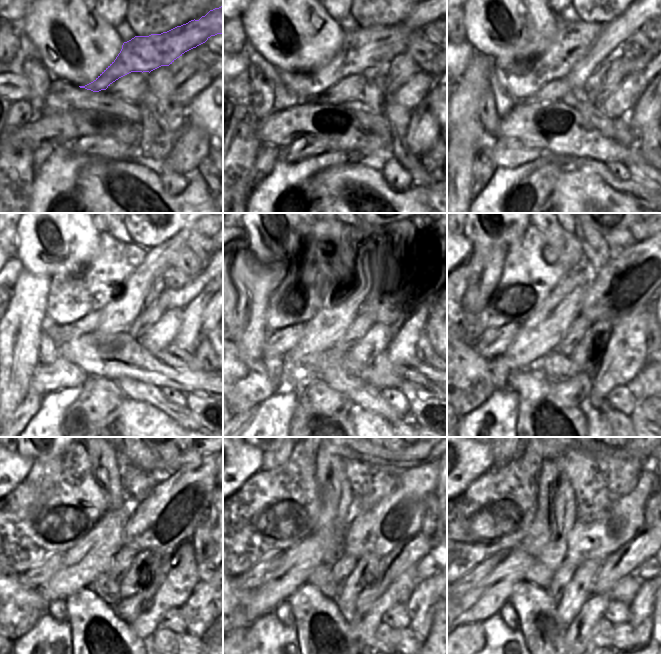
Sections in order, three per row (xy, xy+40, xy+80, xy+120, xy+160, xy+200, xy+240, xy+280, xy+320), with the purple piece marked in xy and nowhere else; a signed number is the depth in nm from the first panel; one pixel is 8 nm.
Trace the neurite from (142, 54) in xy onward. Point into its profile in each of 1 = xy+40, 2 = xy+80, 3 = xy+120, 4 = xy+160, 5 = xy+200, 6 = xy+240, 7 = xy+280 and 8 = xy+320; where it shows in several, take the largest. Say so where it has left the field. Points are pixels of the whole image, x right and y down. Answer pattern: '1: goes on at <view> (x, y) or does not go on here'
1: goes on at xy+40 (364, 48)
2: goes on at xy+80 (573, 41)
3: goes on at xy+120 (71, 298)
4: goes on at xy+160 (305, 282)
5: goes on at xy+200 (527, 280)
6: goes on at xy+240 (21, 539)
7: goes on at xy+280 (276, 521)
8: goes on at xy+320 (496, 522)

